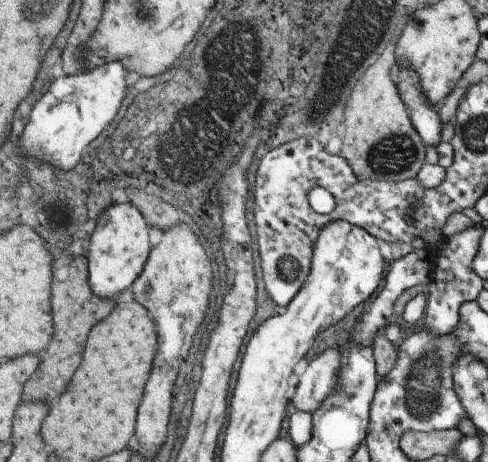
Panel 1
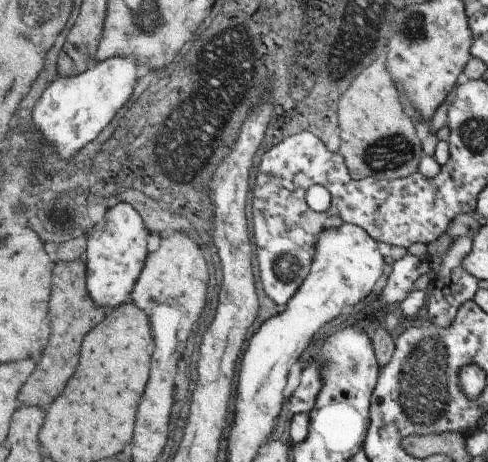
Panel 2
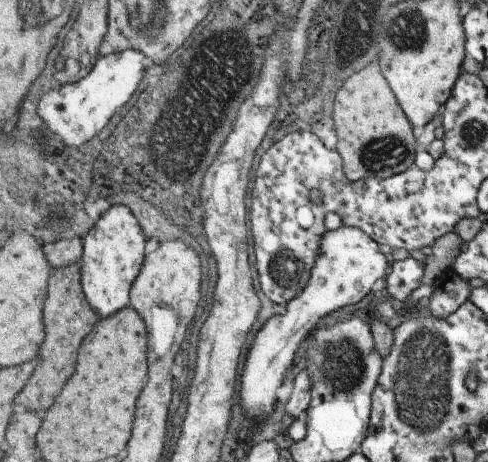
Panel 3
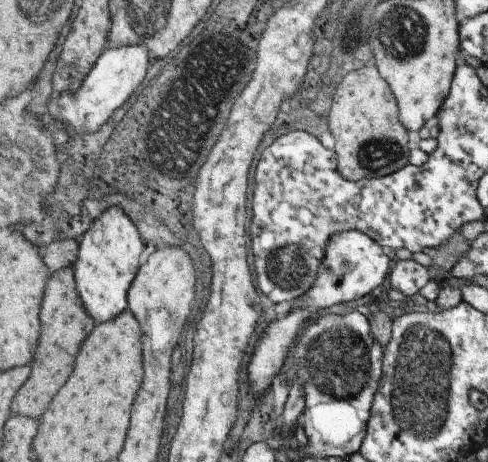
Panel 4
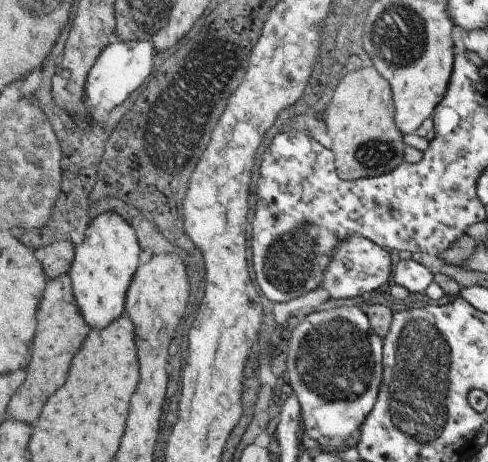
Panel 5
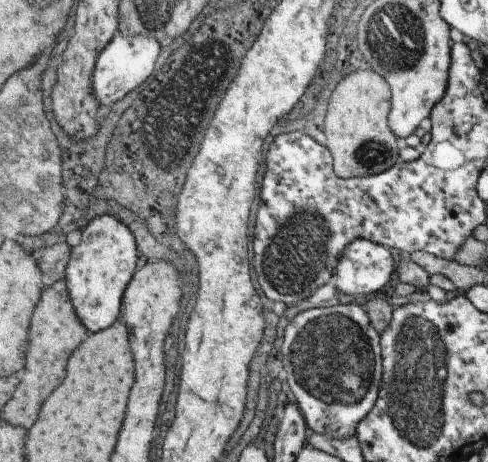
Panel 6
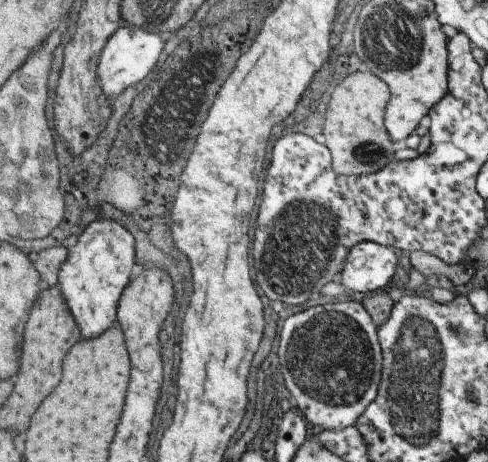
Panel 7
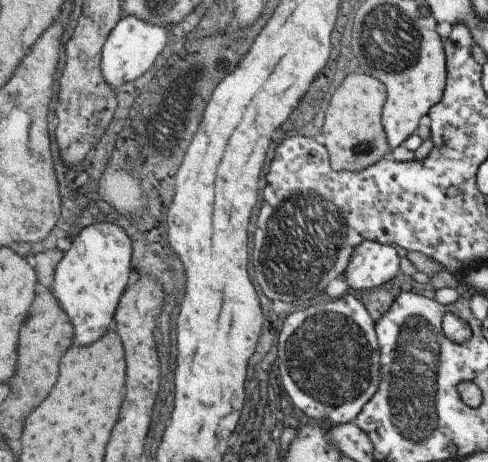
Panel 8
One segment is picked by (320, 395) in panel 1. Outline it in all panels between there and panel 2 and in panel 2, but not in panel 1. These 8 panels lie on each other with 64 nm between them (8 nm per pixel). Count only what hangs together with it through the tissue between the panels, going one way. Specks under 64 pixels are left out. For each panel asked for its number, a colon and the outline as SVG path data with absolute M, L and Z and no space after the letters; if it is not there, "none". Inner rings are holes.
2: M309 364L309 366L303 366L301 370L301 384L299 388L293 392L293 396L289 398L289 404L291 404L291 412L293 414L309 414L315 400L317 400L317 394L321 390L321 378L319 378L319 370L317 370L317 364Z

